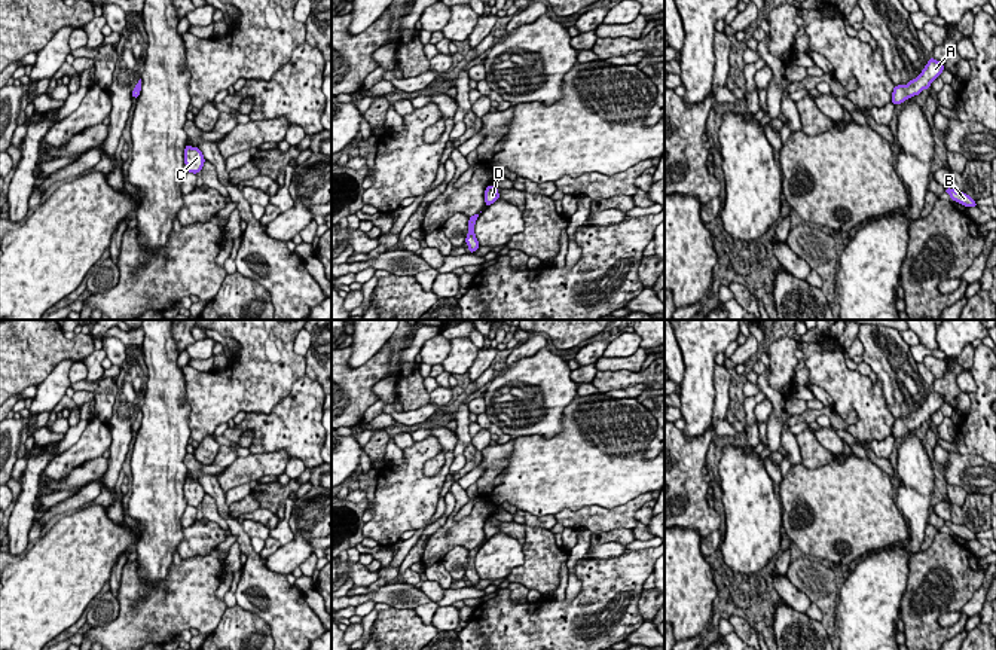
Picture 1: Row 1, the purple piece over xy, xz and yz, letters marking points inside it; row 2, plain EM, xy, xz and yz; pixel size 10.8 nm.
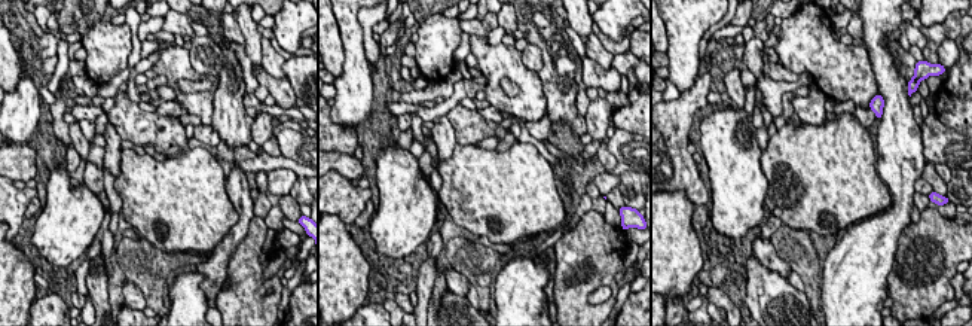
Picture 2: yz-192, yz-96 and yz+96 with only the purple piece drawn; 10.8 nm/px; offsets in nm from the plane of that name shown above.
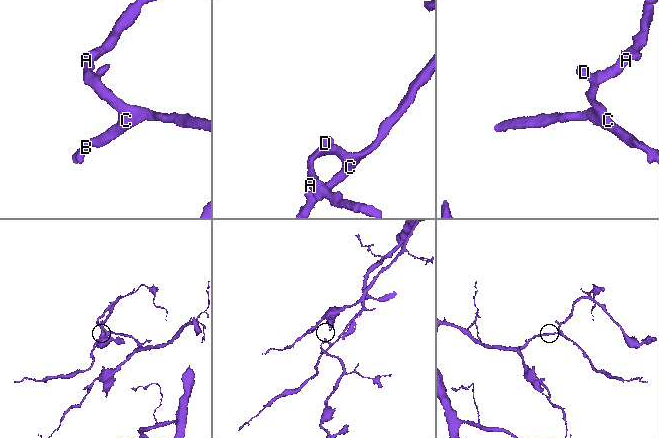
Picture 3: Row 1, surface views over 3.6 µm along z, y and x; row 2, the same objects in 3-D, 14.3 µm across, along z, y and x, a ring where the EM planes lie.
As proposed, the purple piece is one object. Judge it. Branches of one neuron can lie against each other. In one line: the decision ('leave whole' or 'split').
leave whole

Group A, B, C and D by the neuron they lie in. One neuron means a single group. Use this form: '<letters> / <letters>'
A B C D

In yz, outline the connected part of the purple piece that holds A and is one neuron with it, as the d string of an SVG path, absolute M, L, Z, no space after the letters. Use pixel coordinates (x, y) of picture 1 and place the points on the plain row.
M929 391L922 406L910 414L907 418L893 419L892 437L902 437L905 433L920 428L923 422L929 422L931 416L942 406L944 397L938 393Z

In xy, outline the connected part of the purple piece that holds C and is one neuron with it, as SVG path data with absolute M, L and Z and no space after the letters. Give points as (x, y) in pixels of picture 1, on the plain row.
M186 477L184 497L186 497L187 506L198 507L202 503L204 495L205 495L205 491L202 485L199 483L199 480L192 480Z

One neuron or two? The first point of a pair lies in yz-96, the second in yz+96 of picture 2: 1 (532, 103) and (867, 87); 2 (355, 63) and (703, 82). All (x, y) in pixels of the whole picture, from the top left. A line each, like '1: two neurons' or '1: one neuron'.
1: one neuron
2: two neurons

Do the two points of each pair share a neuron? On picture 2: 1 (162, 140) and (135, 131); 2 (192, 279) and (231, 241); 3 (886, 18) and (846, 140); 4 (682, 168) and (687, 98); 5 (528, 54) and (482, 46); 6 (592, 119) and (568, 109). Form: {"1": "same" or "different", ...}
{"1": "same", "2": "different", "3": "different", "4": "same", "5": "different", "6": "different"}

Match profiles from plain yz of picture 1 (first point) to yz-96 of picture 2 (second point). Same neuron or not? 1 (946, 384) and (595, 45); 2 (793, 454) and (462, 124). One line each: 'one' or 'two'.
1: two
2: two

